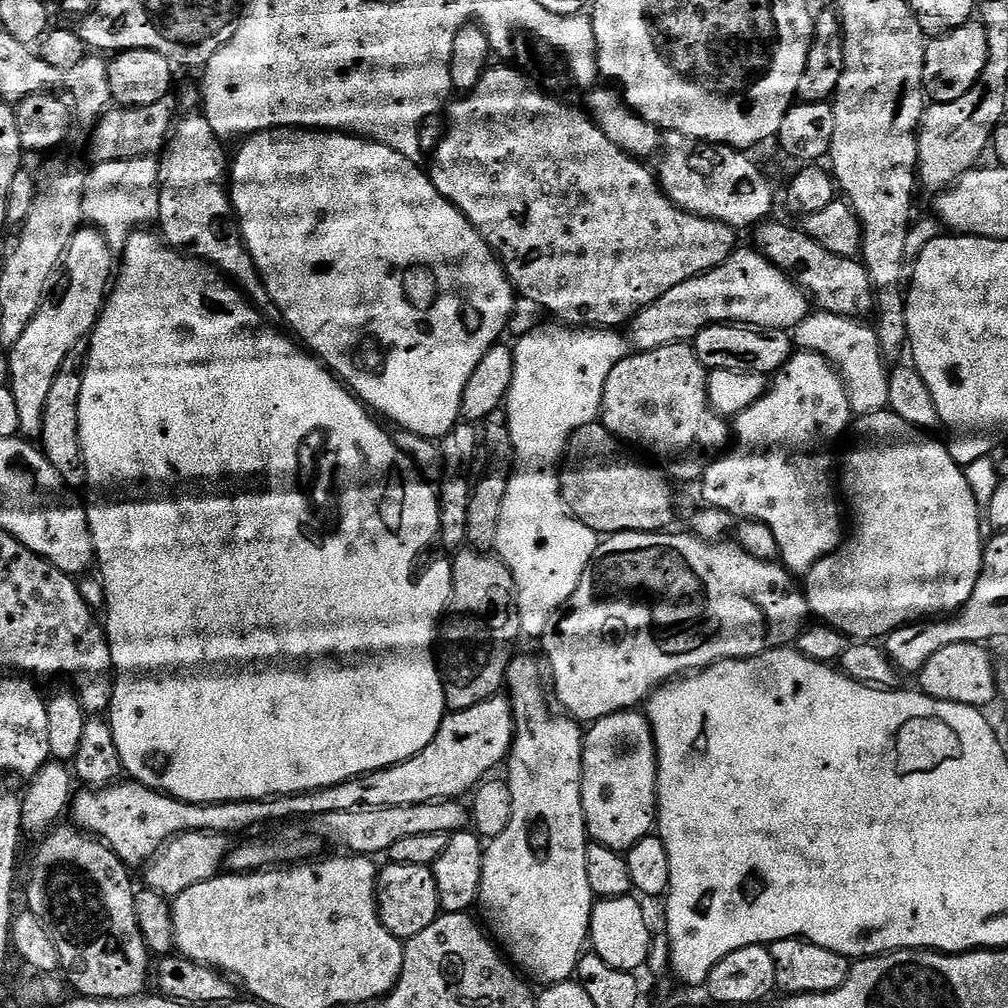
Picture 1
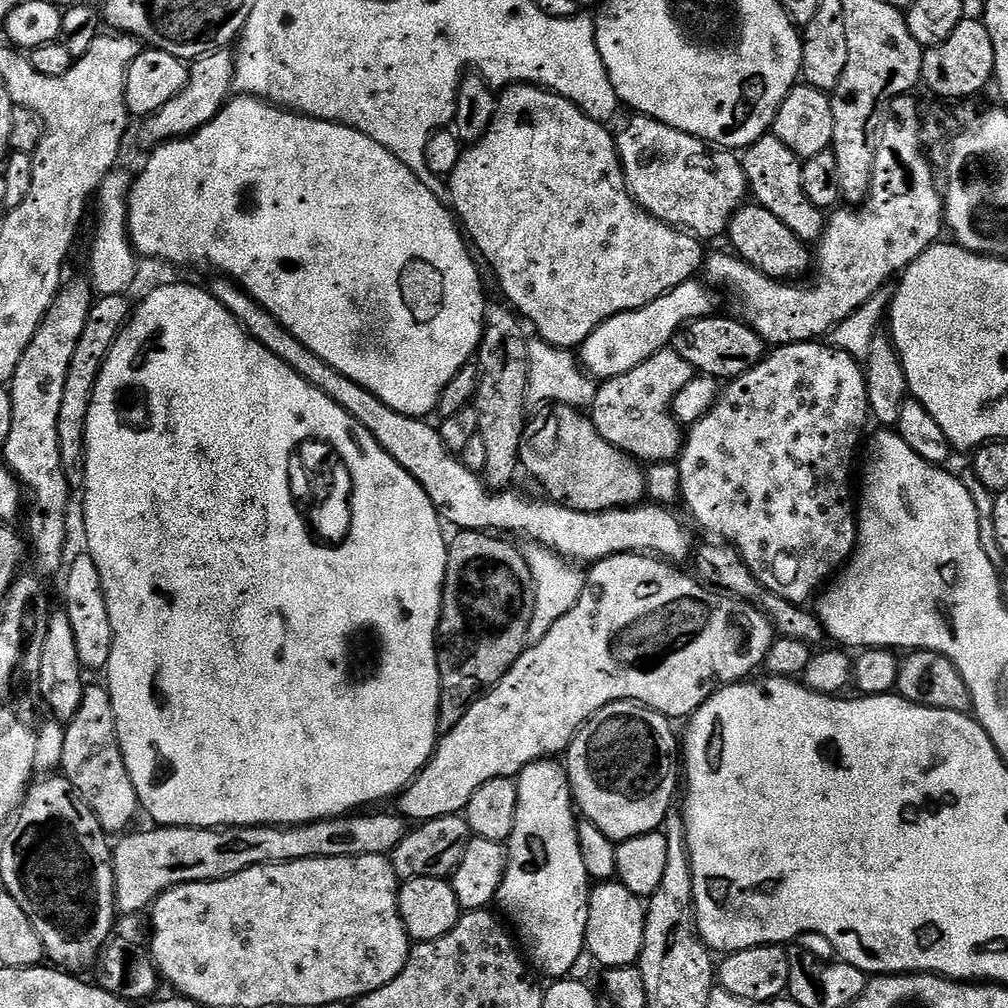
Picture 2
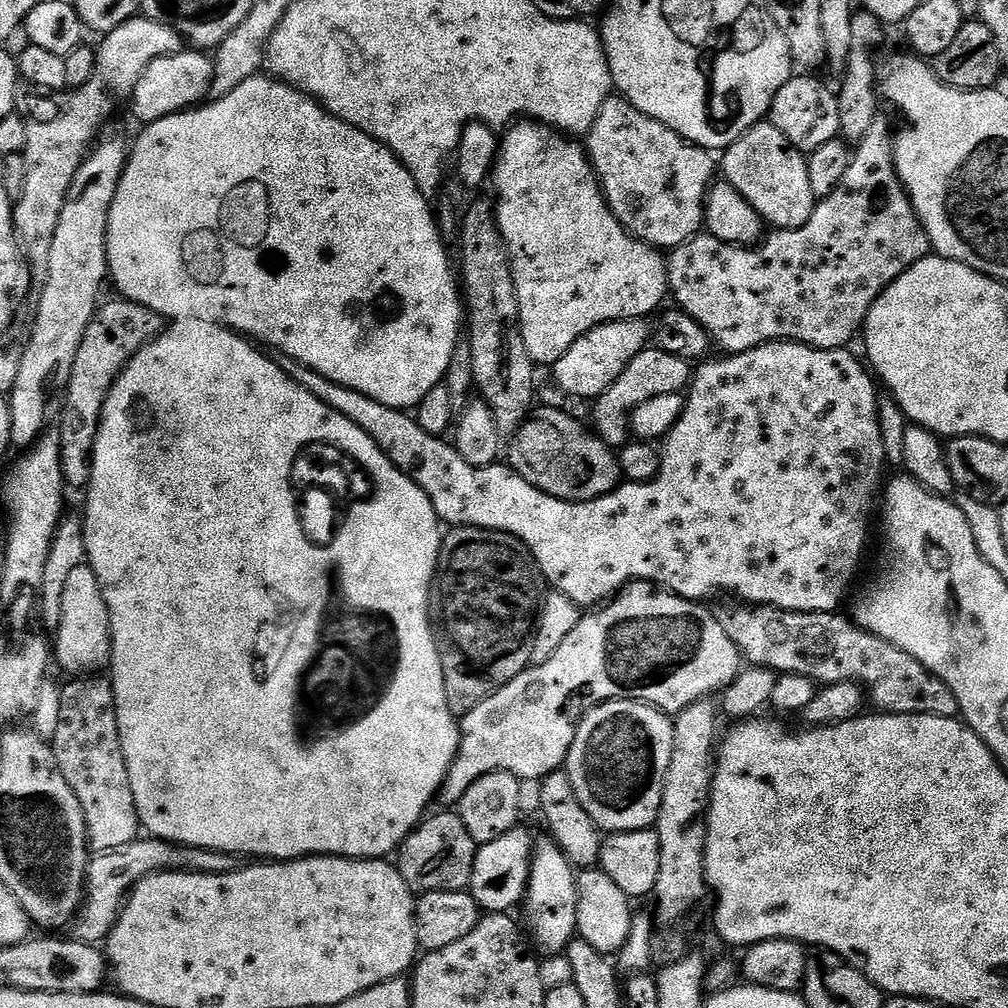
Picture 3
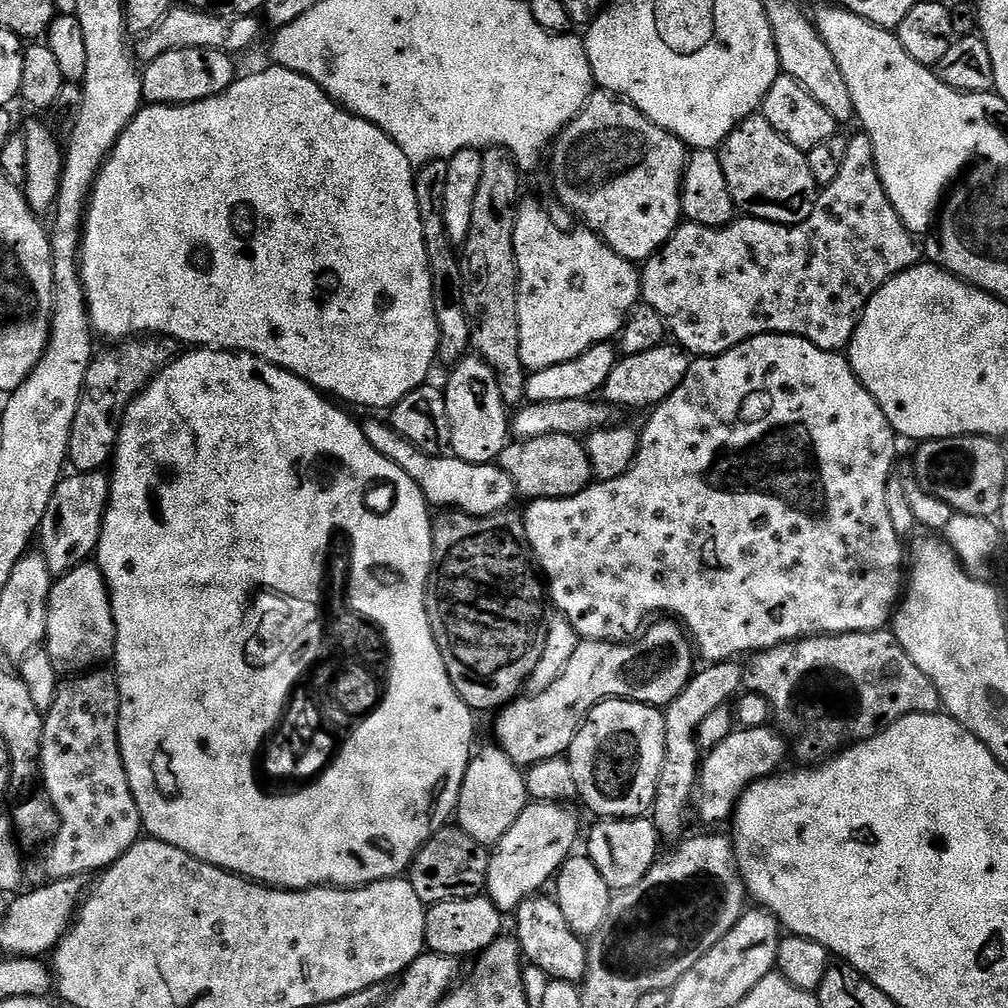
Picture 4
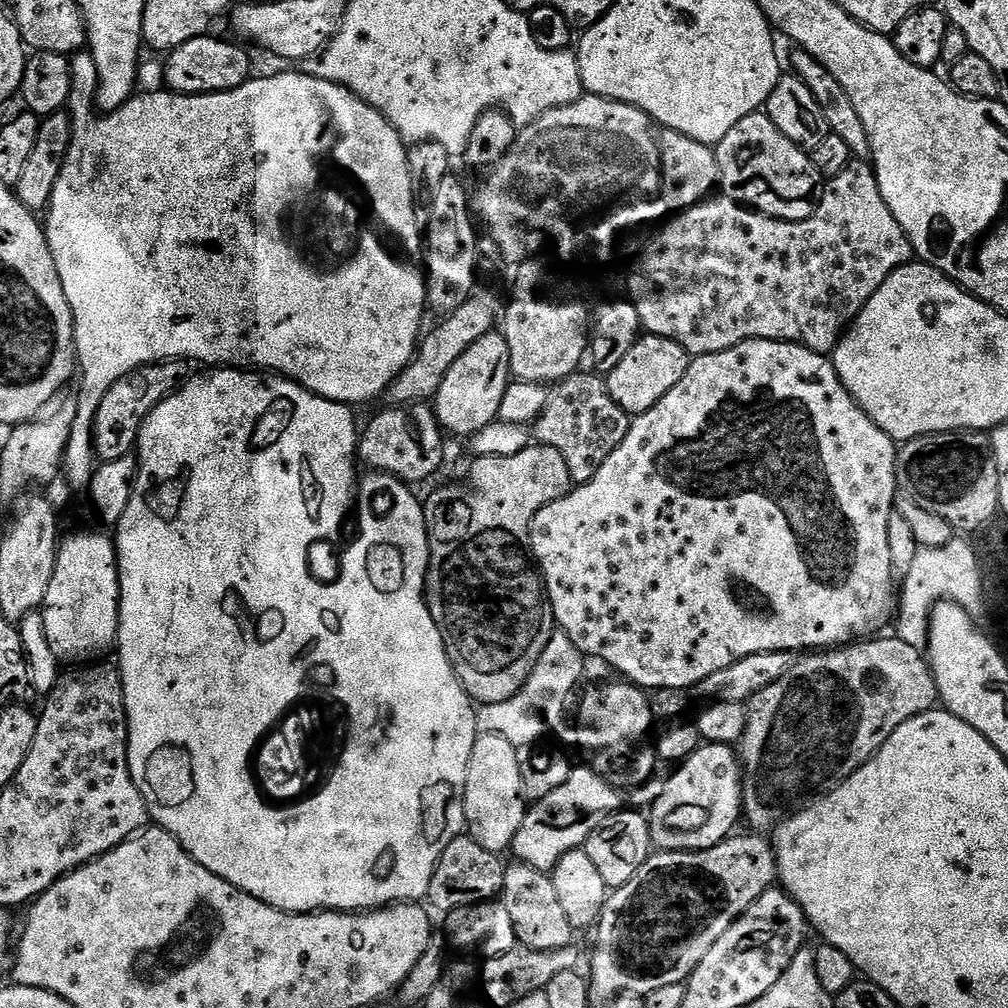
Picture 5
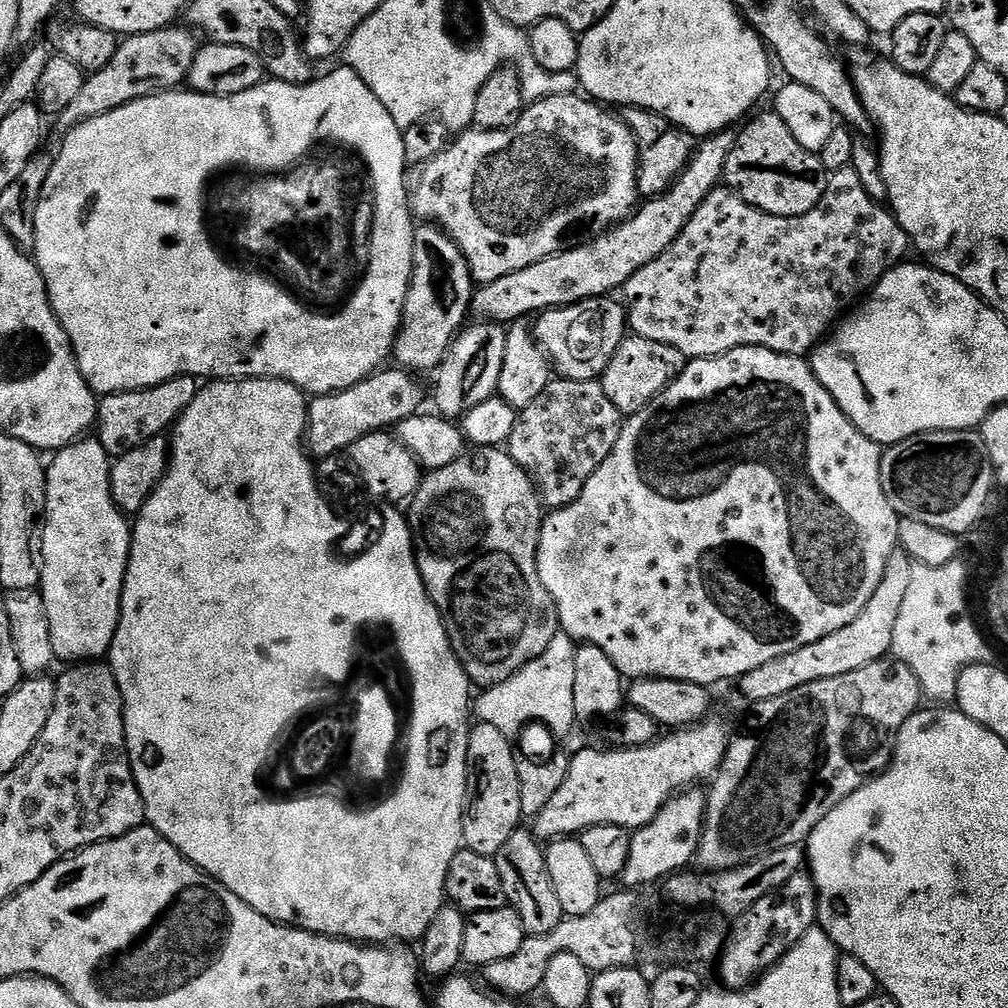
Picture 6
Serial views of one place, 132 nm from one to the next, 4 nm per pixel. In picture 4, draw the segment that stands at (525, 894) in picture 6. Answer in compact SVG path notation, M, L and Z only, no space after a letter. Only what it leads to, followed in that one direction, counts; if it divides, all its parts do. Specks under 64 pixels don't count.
M537 894L526 898L514 913L516 932L523 959L533 968L540 968L553 980L565 980L579 985L588 972L589 945L574 930L551 895Z

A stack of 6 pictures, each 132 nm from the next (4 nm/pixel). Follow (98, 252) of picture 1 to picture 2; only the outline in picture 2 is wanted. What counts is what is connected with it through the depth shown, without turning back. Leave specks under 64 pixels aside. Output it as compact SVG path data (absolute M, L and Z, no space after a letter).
M87 279L70 280L56 293L52 309L44 317L30 346L26 346L26 354L22 354L18 370L14 370L10 381L14 423L10 425L10 438L6 438L6 446L2 450L3 463L16 475L27 495L28 492L32 495L27 539L31 555L32 552L36 555L37 570L48 576L61 571L65 563L64 543L68 540L70 489L58 446L58 410L62 407L66 374L70 374L70 358L74 358L74 350L78 350L82 326L86 326L86 318L94 303L93 287Z

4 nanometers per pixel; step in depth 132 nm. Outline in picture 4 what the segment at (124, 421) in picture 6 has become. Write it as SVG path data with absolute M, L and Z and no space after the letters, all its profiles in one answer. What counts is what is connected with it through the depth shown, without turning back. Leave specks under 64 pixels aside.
M148 334L143 338L129 338L115 346L108 346L105 352L97 351L93 355L78 410L74 414L74 426L70 430L67 463L75 471L99 472L109 467L116 451L120 423L132 400L156 377L156 373L177 359L181 352L179 340Z

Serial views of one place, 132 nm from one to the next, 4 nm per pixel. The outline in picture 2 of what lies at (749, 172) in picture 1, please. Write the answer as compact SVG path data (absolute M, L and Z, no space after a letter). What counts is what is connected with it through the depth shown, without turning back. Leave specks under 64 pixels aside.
M636 114L631 118L633 120L621 132L615 133L616 153L620 156L628 193L645 212L666 222L671 228L690 232L704 242L709 242L715 236L723 237L728 231L732 215L744 207L750 196L741 157L735 151L709 146L697 136L666 126L649 116Z

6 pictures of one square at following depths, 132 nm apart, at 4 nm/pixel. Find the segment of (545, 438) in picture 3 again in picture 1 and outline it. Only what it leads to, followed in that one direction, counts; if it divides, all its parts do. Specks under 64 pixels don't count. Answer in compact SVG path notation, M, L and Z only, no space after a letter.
M603 423L587 424L579 428L570 441L570 460L572 465L560 473L560 493L569 502L588 500L586 522L598 534L617 532L663 532L673 527L672 519L676 516L676 500L672 497L673 485L669 477L659 467L651 468L648 464L635 464L632 460L623 460L616 453L617 437L604 429Z

